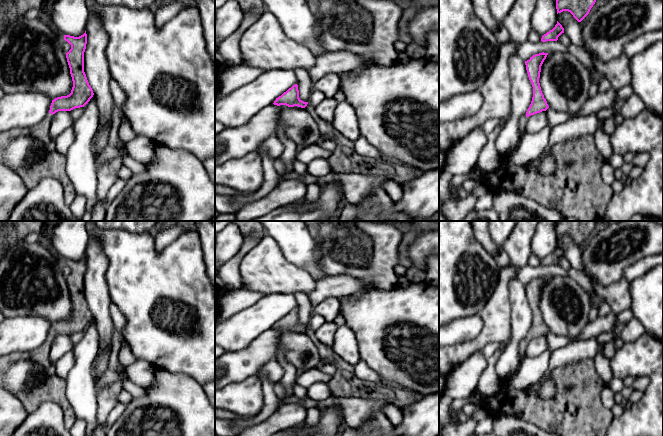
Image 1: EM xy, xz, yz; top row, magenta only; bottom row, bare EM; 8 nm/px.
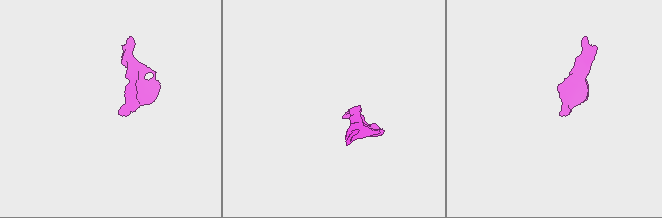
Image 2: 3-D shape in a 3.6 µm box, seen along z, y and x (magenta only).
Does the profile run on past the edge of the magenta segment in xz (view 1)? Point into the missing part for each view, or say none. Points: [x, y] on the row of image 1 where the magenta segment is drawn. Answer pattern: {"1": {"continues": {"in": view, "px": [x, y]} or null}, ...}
{"1": {"continues": null}}

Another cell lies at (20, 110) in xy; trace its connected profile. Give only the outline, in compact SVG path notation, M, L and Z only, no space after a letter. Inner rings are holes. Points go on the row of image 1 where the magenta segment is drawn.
M40 92L5 94L0 100L0 133L37 125L49 113L51 103L52 99Z

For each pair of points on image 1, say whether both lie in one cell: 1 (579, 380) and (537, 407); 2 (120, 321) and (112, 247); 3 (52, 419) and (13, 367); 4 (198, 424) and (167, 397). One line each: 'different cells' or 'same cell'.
1: same cell
2: different cells
3: different cells
4: same cell

